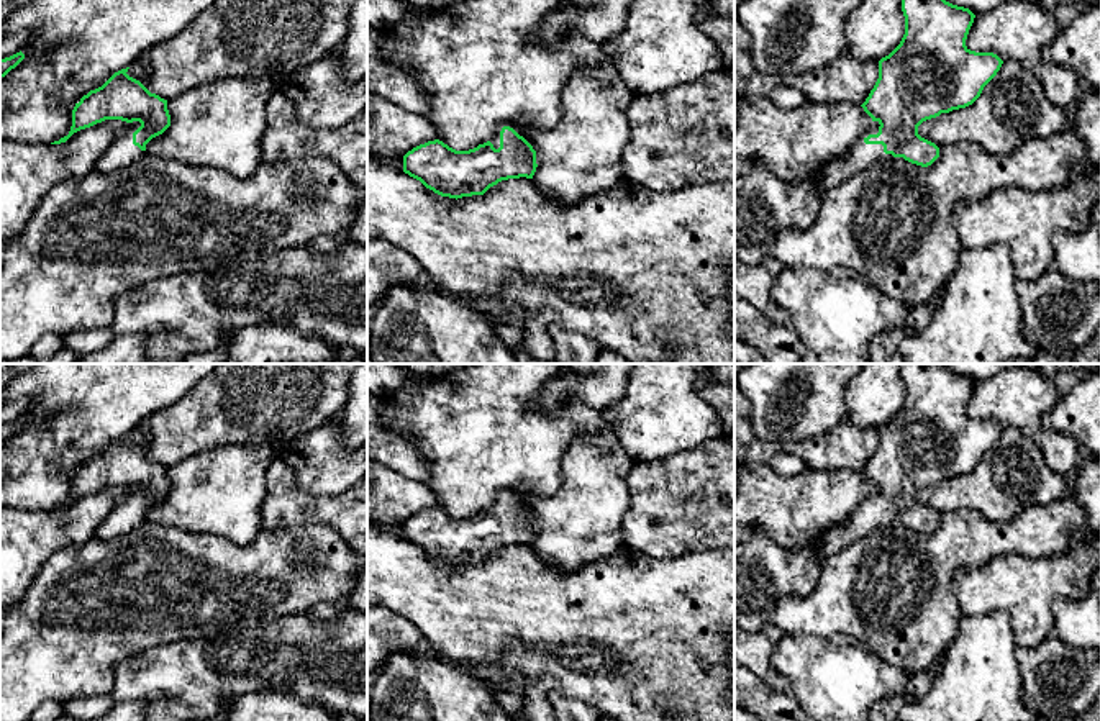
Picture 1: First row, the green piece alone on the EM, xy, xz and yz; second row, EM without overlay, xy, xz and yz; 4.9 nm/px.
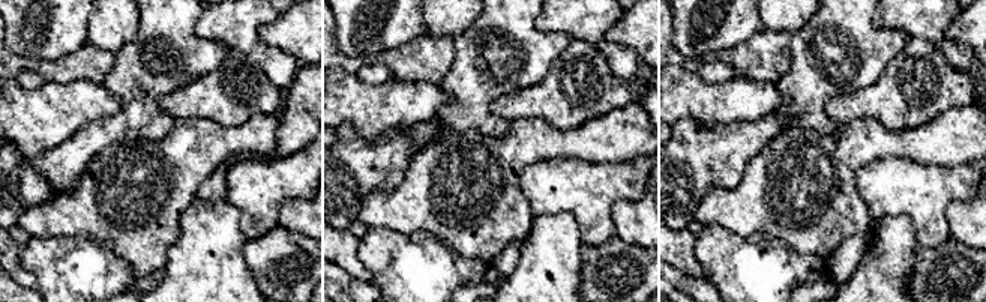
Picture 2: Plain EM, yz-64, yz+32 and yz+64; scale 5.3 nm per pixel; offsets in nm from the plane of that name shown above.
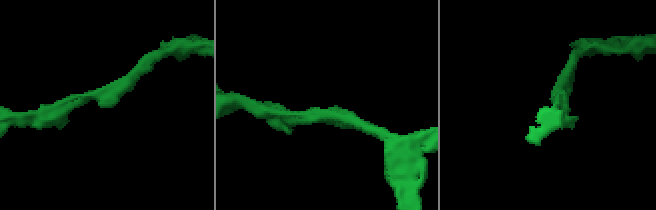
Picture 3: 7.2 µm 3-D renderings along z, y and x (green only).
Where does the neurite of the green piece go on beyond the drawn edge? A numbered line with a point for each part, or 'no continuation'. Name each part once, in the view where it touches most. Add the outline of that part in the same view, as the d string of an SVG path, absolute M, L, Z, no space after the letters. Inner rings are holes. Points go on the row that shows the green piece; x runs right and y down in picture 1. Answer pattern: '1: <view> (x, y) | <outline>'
1: yz (859, 156) | M872 121L869 131L864 133L848 152L831 159L828 164L821 167L818 188L823 197L826 197L831 190L838 188L851 175L867 169L869 166L893 159L892 154L884 152L882 144L864 143L864 139L869 134L879 133L879 126L880 126L879 121Z

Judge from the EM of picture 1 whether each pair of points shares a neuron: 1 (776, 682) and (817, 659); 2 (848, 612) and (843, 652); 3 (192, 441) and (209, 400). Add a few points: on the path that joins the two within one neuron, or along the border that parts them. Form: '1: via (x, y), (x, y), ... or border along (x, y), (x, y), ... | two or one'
1: border along (772, 646), (771, 664), (787, 682), (790, 692) | two
2: border along (807, 633), (825, 638), (850, 636), (877, 657) | two
3: via (192, 431), (209, 410) | one

